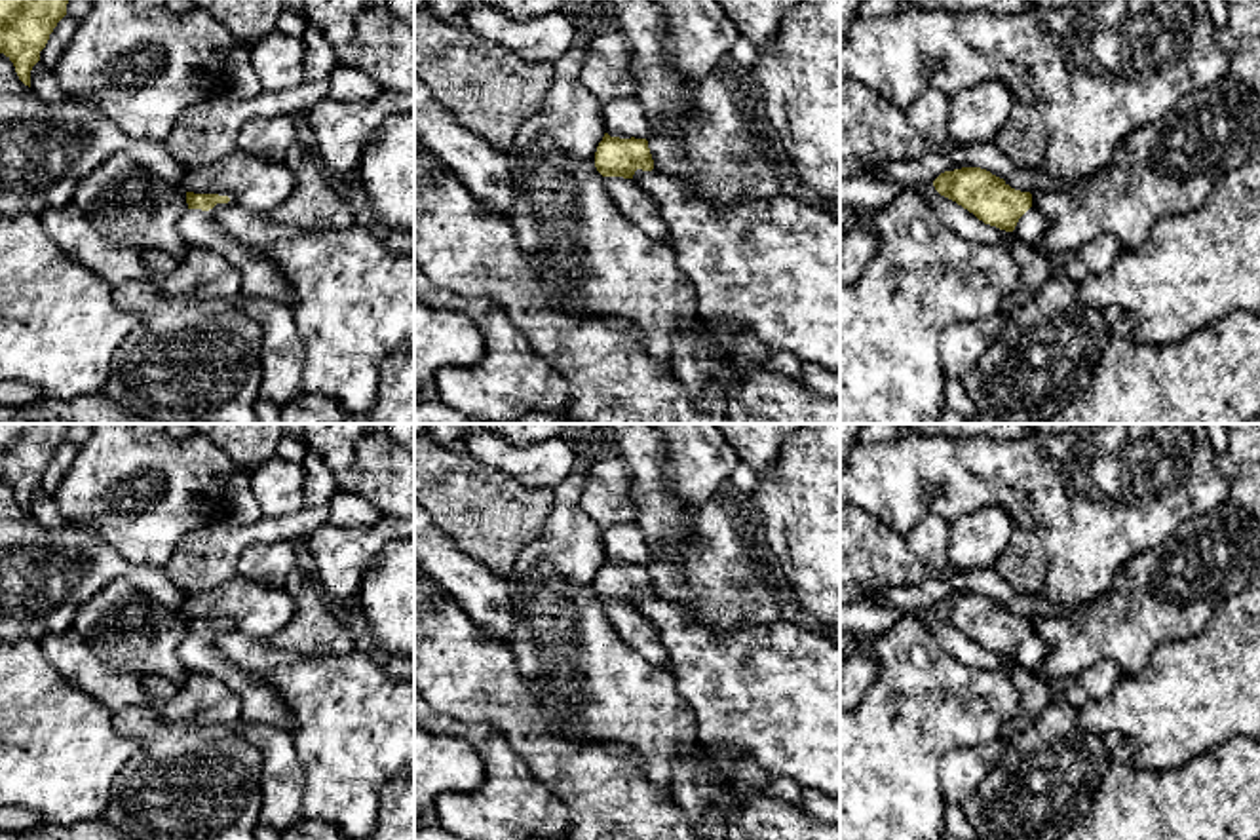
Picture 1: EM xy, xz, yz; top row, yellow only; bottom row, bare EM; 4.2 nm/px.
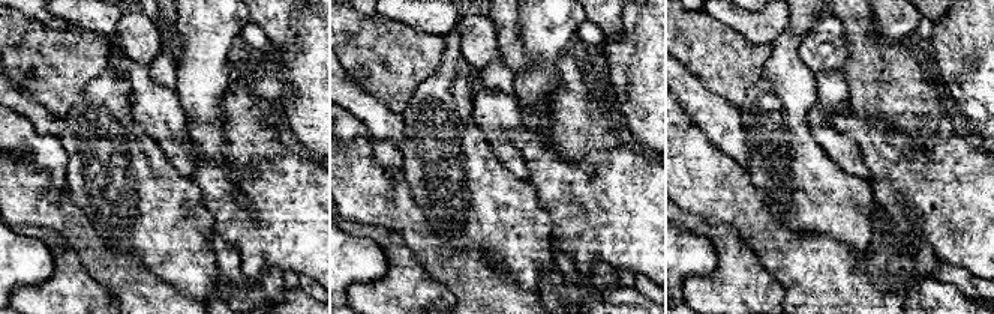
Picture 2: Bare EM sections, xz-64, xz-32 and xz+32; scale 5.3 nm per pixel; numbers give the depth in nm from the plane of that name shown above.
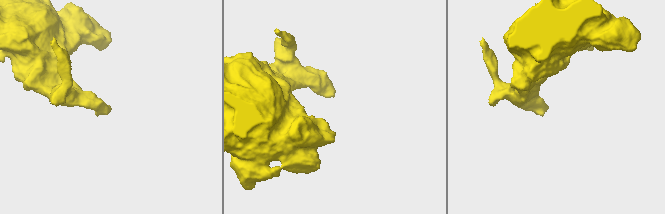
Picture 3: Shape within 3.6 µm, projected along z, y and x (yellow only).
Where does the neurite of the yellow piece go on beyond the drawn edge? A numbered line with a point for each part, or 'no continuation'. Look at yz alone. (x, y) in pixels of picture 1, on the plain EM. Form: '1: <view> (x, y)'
1: yz (1032, 650)

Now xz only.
1: xz (635, 630)

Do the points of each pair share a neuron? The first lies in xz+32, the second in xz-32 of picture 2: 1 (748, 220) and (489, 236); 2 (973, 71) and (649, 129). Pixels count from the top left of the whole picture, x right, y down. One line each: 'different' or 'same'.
1: different
2: same

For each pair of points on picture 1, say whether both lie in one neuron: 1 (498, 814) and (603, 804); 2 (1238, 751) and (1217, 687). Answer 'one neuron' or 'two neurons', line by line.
1: two neurons
2: two neurons

